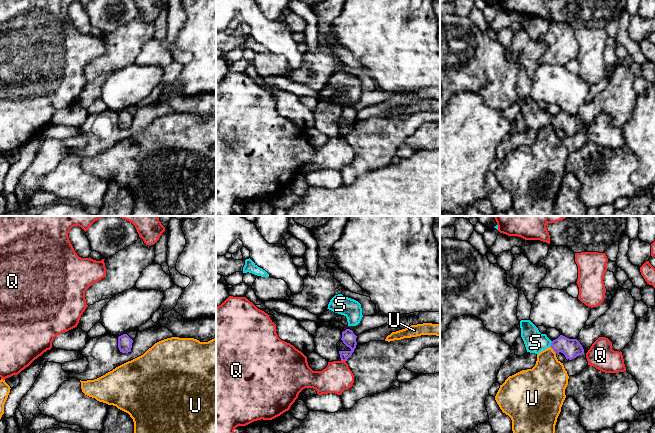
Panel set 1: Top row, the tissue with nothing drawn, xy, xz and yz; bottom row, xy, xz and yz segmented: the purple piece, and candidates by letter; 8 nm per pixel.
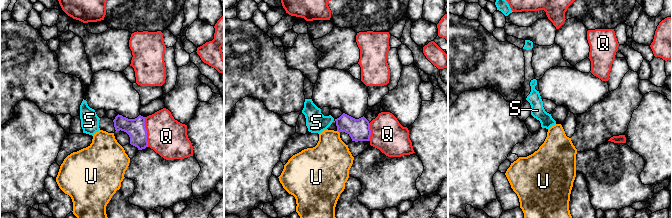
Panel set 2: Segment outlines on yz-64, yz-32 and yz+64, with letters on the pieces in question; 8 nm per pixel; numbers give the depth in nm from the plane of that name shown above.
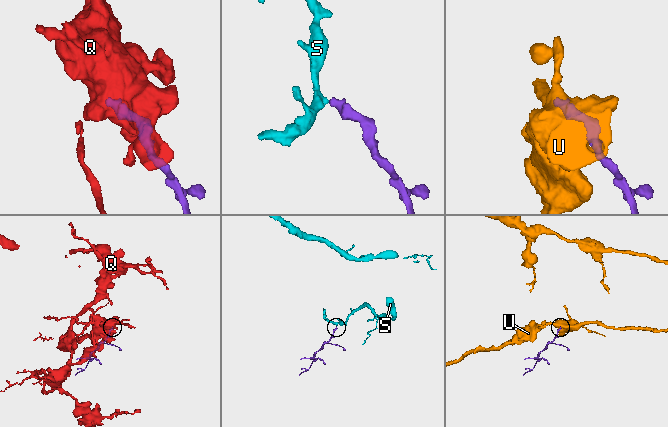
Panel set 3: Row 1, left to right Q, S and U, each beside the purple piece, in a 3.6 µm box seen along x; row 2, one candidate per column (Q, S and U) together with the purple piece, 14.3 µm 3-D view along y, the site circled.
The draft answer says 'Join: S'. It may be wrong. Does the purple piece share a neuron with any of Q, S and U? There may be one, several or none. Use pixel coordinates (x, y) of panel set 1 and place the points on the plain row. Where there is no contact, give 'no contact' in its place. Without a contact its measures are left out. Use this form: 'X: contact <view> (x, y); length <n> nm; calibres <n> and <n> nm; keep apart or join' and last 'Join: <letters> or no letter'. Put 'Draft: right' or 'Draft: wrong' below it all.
Q: contact xz (343, 136); length 40 nm; calibres 110 and 240 nm; keep apart
S: contact yz (551, 120); length 50 nm; calibres 160 and 170 nm; join
U: contact yz (553, 126); length 80 nm; calibres 160 and 320 nm; keep apart
Join: S
Draft: right

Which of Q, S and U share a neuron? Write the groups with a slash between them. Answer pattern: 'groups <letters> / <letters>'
groups Q / S / U

